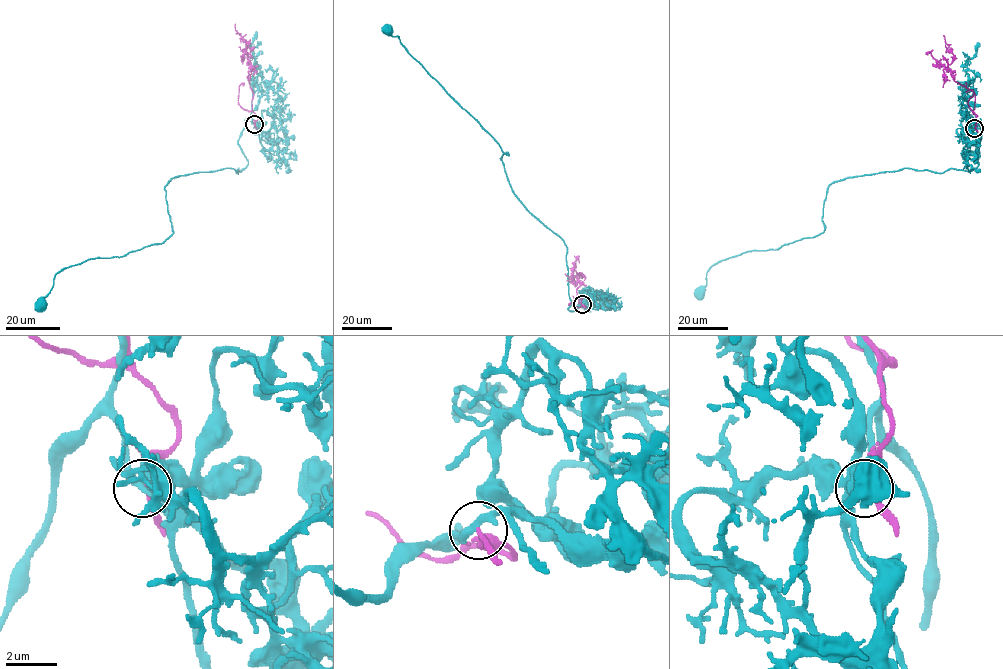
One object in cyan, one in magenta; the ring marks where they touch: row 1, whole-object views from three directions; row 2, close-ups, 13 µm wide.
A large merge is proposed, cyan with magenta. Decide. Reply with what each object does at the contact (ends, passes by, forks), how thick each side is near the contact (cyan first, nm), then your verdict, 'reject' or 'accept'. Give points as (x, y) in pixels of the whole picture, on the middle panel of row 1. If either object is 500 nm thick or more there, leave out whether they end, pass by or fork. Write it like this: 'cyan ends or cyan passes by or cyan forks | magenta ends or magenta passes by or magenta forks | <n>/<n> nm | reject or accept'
cyan passes by | magenta passes by | 280/200 nm | reject

